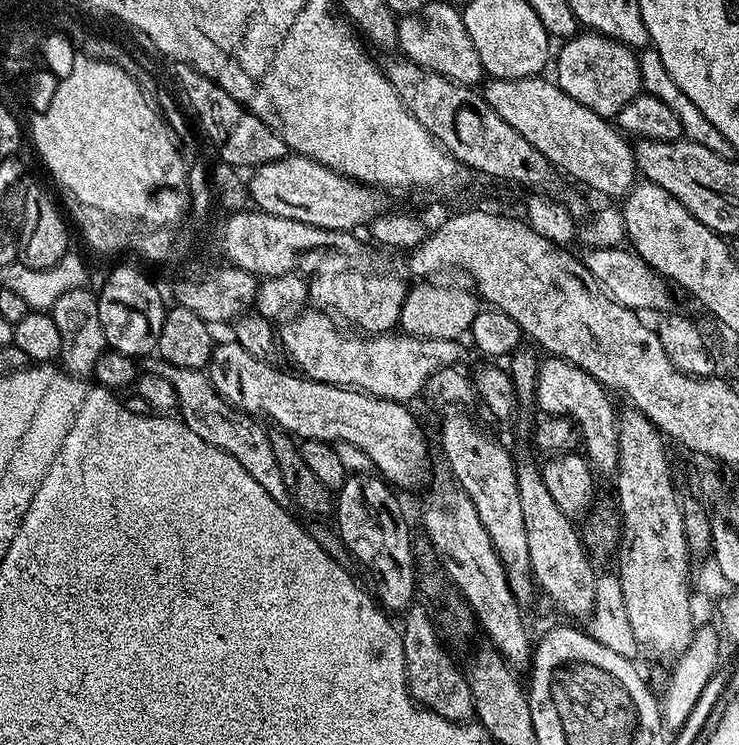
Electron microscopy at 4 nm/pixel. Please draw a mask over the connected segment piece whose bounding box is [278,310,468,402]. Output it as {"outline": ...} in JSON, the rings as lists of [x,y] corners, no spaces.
{"outline":[[[304,310],[299,316],[296,316],[293,320],[287,321],[281,327],[278,332],[278,340],[282,345],[283,355],[287,357],[288,360],[292,359],[294,363],[297,364],[299,371],[303,373],[305,377],[309,380],[317,380],[323,384],[339,384],[341,388],[354,388],[362,392],[367,392],[369,396],[381,396],[384,400],[398,400],[401,402],[412,402],[412,399],[417,395],[418,397],[423,393],[426,382],[429,378],[434,375],[438,370],[443,368],[451,368],[453,366],[459,365],[461,362],[459,360],[464,360],[468,356],[468,352],[463,348],[461,341],[457,340],[430,340],[430,339],[420,339],[417,336],[409,336],[405,334],[372,334],[365,338],[363,335],[355,334],[356,336],[347,336],[344,332],[339,332],[336,329],[336,324],[327,316],[324,312],[310,312],[310,310]]]}

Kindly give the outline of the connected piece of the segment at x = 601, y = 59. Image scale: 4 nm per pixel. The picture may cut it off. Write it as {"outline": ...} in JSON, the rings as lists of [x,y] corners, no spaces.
{"outline":[[[591,30],[565,39],[562,46],[564,49],[554,56],[554,82],[570,94],[574,102],[582,102],[582,106],[594,110],[599,116],[615,118],[635,96],[641,95],[640,58],[633,49]]]}

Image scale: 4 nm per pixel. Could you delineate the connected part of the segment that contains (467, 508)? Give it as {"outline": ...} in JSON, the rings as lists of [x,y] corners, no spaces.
{"outline":[[[452,486],[445,496],[432,492],[424,504],[424,528],[432,542],[431,551],[449,581],[456,583],[463,603],[471,609],[485,636],[492,641],[513,669],[529,667],[533,645],[528,645],[525,614],[514,598],[507,581],[507,572],[482,524],[474,502],[459,487]]]}

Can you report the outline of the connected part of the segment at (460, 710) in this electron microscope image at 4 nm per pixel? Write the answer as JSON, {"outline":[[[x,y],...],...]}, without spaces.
{"outline":[[[419,602],[408,605],[403,613],[402,635],[404,638],[404,657],[406,658],[406,678],[408,693],[421,708],[429,708],[447,720],[468,722],[473,719],[476,707],[474,694],[470,694],[470,682],[461,665],[452,661],[446,649],[440,648],[441,633],[436,633],[436,624],[428,613],[428,608]]]}

